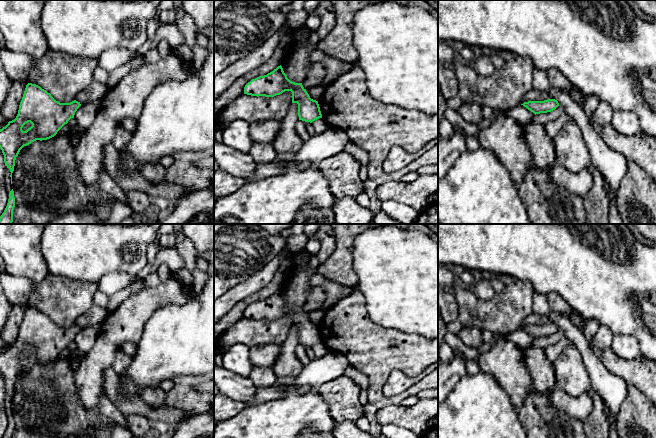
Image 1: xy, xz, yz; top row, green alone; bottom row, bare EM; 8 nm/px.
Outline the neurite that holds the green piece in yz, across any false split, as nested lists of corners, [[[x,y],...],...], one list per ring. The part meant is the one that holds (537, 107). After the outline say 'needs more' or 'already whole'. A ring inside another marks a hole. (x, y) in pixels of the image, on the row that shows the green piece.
[[[548,99],[544,101],[528,101],[528,102],[524,102],[521,105],[523,105],[524,107],[526,107],[528,110],[530,110],[536,115],[536,114],[547,113],[555,110],[559,106],[559,103],[555,99]]] | already whole

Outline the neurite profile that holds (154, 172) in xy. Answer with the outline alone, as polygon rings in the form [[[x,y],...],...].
[[[148,163],[141,167],[139,173],[150,182],[161,184],[165,180],[166,168],[160,163]]]

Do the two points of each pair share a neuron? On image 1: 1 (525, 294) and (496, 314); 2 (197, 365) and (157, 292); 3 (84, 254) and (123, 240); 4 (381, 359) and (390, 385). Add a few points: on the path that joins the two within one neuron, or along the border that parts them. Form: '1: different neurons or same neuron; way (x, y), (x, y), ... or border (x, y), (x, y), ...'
1: same neuron; way (518, 299), (503, 313)
2: different neurons; border (188, 301), (159, 307), (147, 321)
3: same neuron; way (94, 244), (98, 240), (113, 240)
4: different neurons; border (411, 376), (394, 369), (382, 393)

